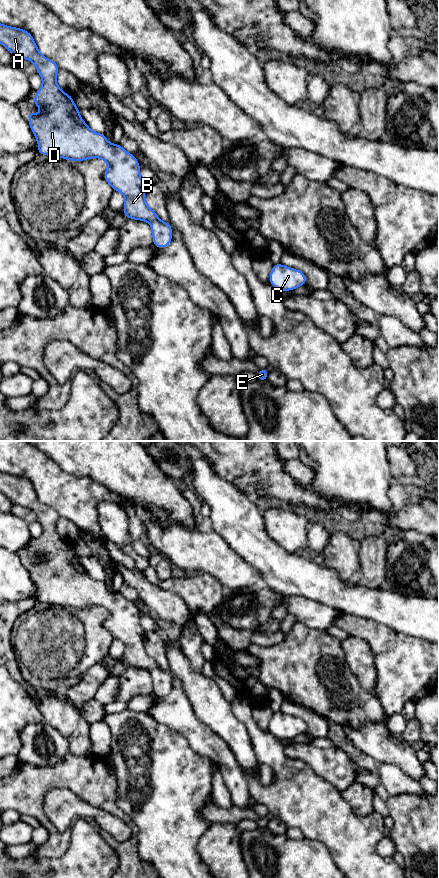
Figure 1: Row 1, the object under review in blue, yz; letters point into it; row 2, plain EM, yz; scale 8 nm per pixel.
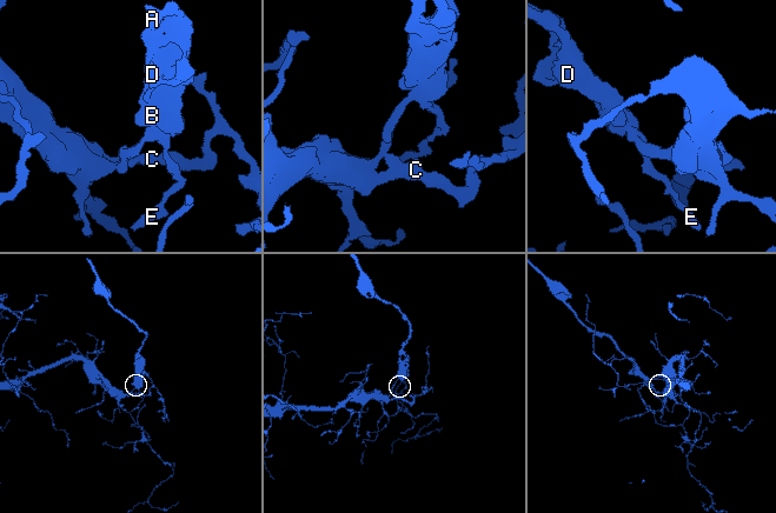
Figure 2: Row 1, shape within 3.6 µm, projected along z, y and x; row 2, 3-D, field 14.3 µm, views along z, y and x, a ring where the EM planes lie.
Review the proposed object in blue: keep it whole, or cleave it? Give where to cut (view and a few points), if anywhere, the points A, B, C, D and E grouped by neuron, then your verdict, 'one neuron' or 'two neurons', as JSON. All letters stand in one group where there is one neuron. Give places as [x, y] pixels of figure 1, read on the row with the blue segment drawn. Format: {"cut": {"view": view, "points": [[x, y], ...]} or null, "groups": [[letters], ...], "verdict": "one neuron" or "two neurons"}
{"cut": {"view": "yz", "points": [[159, 219], [150, 223]]}, "groups": [["A", "B", "D"], ["C", "E"]], "verdict": "two neurons"}

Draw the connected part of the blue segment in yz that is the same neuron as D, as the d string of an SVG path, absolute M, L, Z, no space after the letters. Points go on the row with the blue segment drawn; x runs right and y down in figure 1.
M0 23L0 44L9 50L14 58L32 62L42 78L42 86L33 97L34 106L41 109L41 114L37 115L30 110L27 120L38 142L38 153L72 162L81 162L91 158L104 160L108 164L108 168L104 172L103 178L114 191L121 192L125 197L123 213L127 219L148 223L160 220L145 200L146 183L140 176L140 164L135 155L128 153L120 144L109 143L104 134L96 133L88 127L81 118L79 108L74 103L72 96L62 91L56 82L59 66L40 52L31 33Z

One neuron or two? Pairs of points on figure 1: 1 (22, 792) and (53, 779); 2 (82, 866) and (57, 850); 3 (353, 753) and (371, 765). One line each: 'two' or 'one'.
1: one
2: two
3: one

